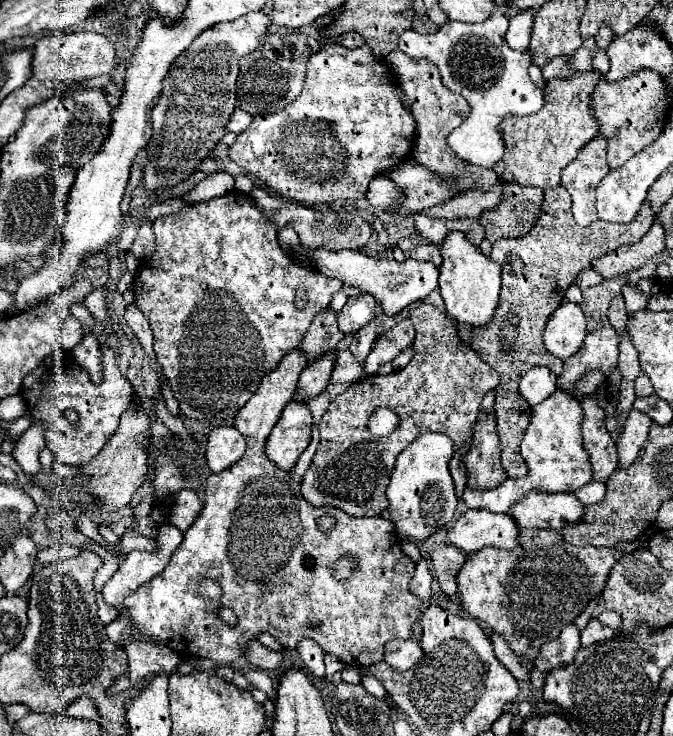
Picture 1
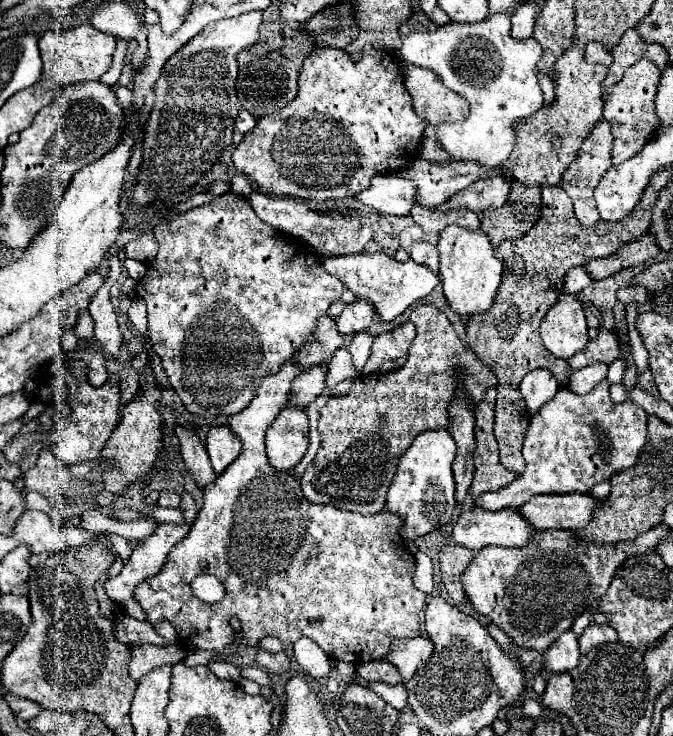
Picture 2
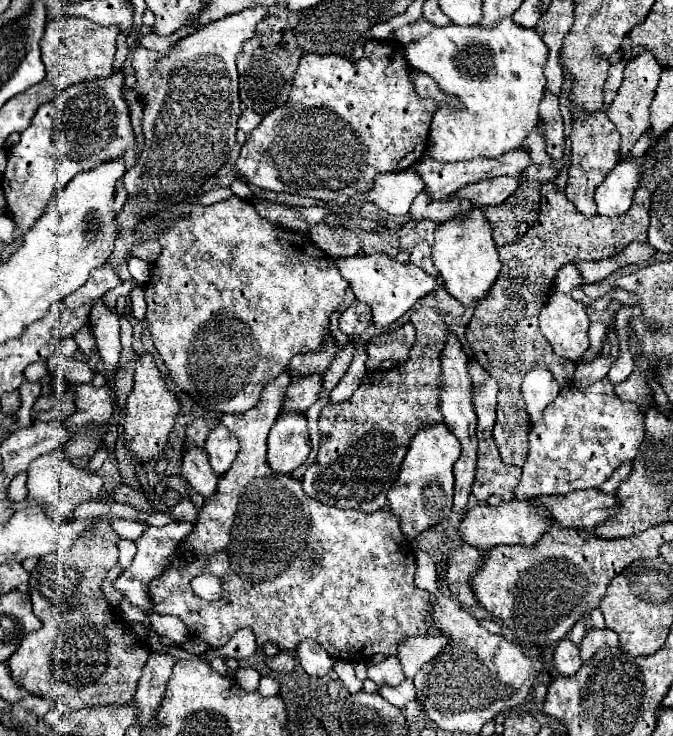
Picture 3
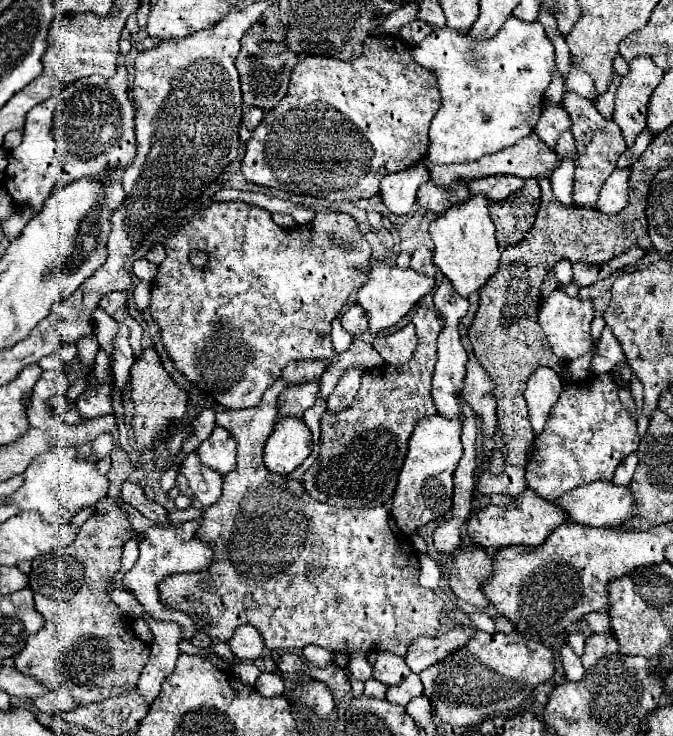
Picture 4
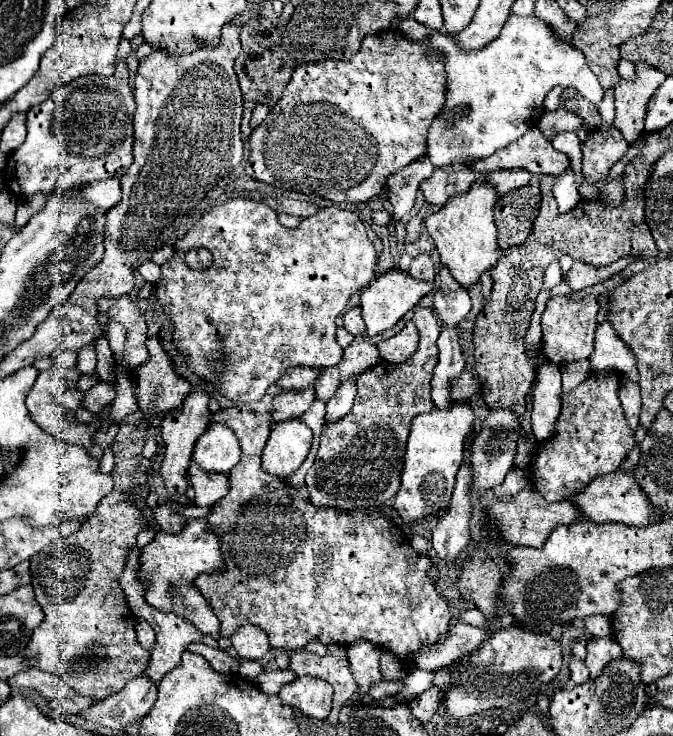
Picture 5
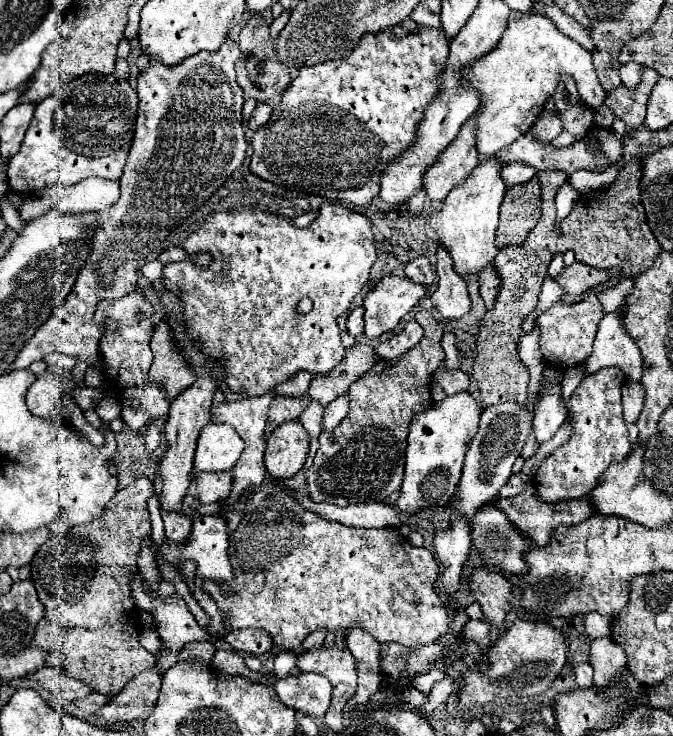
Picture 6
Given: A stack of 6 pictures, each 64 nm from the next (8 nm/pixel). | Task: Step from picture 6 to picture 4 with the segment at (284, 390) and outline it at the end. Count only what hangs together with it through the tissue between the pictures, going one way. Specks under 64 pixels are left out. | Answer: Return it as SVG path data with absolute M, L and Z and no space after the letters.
M326 360L288 362L288 366L282 370L282 378L288 384L302 384L302 382L310 382L310 380L320 380L326 366L328 366Z

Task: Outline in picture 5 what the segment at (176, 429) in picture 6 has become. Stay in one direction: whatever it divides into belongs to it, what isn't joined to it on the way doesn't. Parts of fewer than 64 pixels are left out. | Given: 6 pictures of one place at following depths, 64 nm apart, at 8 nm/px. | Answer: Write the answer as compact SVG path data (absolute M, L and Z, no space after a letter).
M190 392L188 398L184 400L182 410L170 412L164 416L162 420L162 440L166 446L166 454L164 454L164 462L162 462L162 478L166 484L166 490L170 494L184 494L186 492L186 468L190 464L190 456L194 450L196 440L202 436L202 432L208 428L210 422L210 412L208 412L208 394L204 392Z

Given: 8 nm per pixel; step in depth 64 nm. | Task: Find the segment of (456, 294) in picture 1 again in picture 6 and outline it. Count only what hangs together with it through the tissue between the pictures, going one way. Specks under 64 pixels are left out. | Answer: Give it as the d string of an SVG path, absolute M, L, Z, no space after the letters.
M494 156L480 160L480 164L470 174L470 178L458 188L454 188L446 196L444 206L436 214L430 216L430 222L428 222L430 228L436 232L438 242L448 250L454 270L462 278L478 274L498 254L494 238L496 238L496 228L498 228L498 210L506 194L504 180L500 178L502 166L504 164L496 162Z

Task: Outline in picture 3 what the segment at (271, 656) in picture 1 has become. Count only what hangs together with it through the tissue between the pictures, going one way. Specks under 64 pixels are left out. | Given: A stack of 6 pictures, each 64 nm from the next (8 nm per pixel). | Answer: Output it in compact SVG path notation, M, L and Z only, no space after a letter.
M280 652L274 658L266 658L264 662L274 672L290 672L294 668L294 664L296 664L296 658L290 656L290 654L286 654L286 652Z

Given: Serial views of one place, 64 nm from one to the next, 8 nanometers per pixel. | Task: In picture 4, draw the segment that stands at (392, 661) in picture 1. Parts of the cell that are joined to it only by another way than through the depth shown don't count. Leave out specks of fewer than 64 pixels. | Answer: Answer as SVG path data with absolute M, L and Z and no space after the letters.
M460 626L446 630L444 634L438 634L434 638L420 636L412 640L412 648L408 648L404 660L408 668L418 674L428 666L436 664L438 660L446 658L448 654L452 654L456 648L464 646L472 636L474 636L472 628L460 628Z

